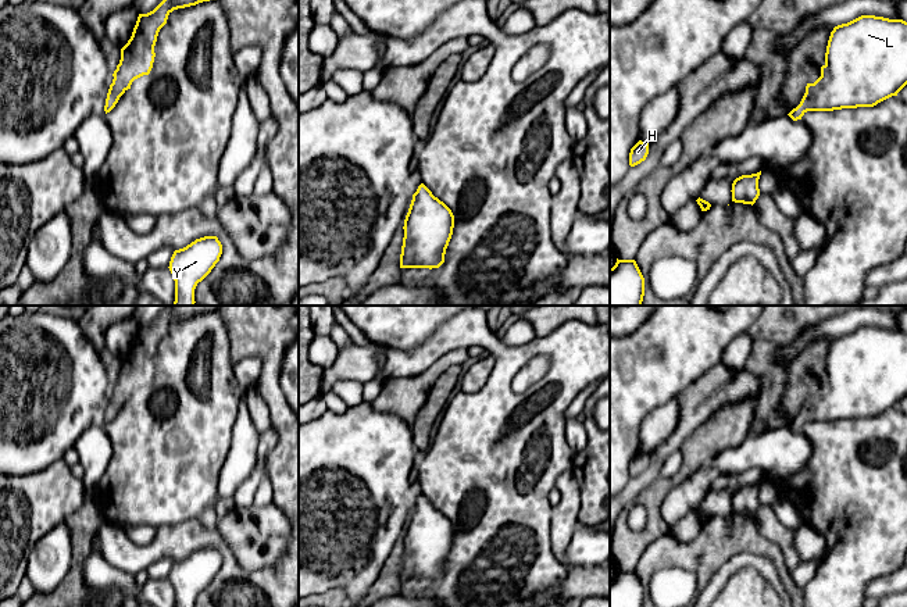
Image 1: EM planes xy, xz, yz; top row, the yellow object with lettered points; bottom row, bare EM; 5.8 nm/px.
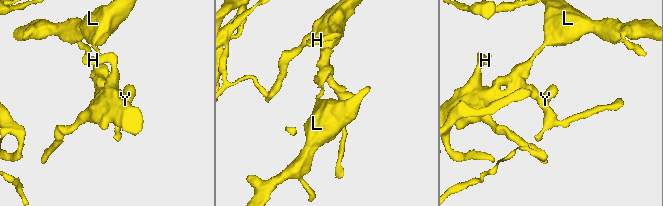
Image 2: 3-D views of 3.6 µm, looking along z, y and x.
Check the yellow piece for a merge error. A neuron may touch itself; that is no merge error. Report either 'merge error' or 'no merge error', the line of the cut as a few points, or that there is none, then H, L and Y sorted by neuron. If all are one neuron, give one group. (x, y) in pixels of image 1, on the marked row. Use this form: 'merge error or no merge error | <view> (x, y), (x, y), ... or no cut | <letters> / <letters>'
merge error | yz (799, 104), (807, 110) | H Y / L

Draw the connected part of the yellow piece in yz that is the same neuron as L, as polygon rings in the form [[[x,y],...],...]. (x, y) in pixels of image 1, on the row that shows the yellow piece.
[[[861,15],[831,32],[821,76],[807,83],[800,106],[807,111],[874,107],[907,85],[907,22]]]

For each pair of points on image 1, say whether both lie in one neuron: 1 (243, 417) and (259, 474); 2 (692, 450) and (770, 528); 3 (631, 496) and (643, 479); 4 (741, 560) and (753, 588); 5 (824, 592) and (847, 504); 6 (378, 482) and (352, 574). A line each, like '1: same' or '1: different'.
1: different
2: different
3: same
4: different
5: same
6: same

